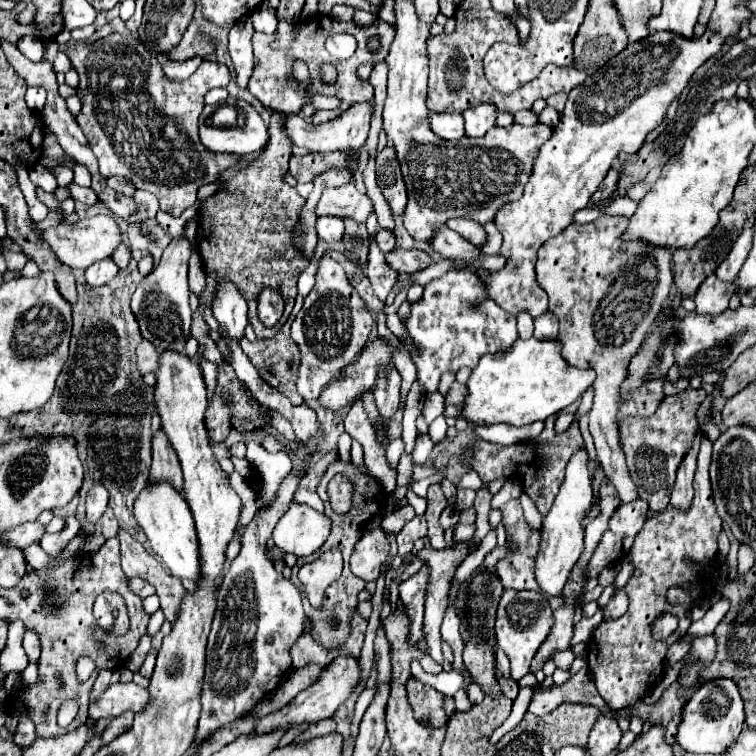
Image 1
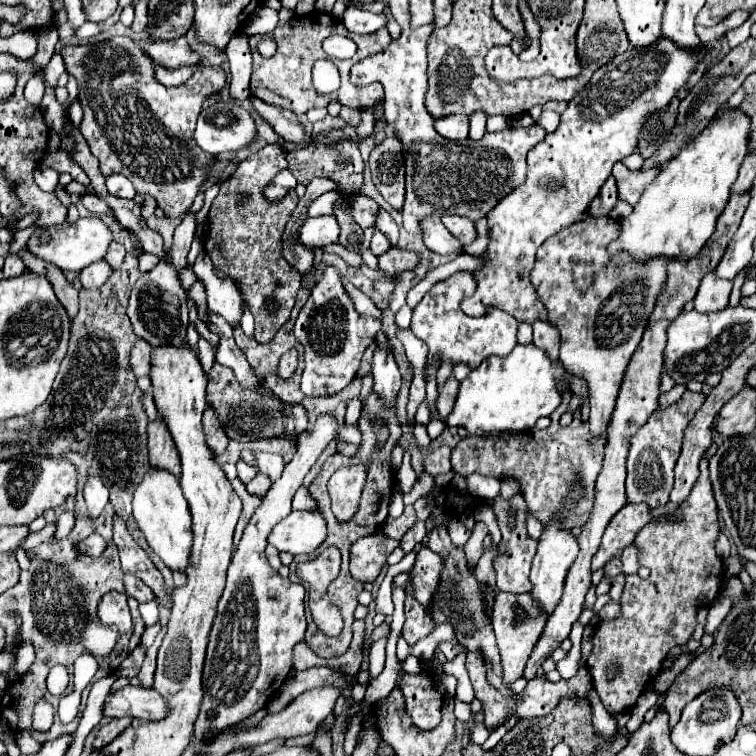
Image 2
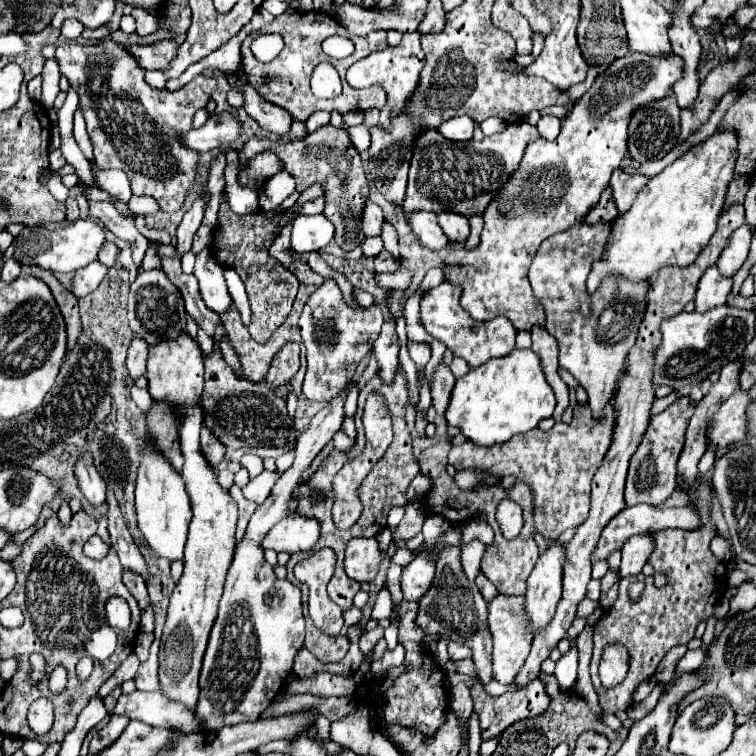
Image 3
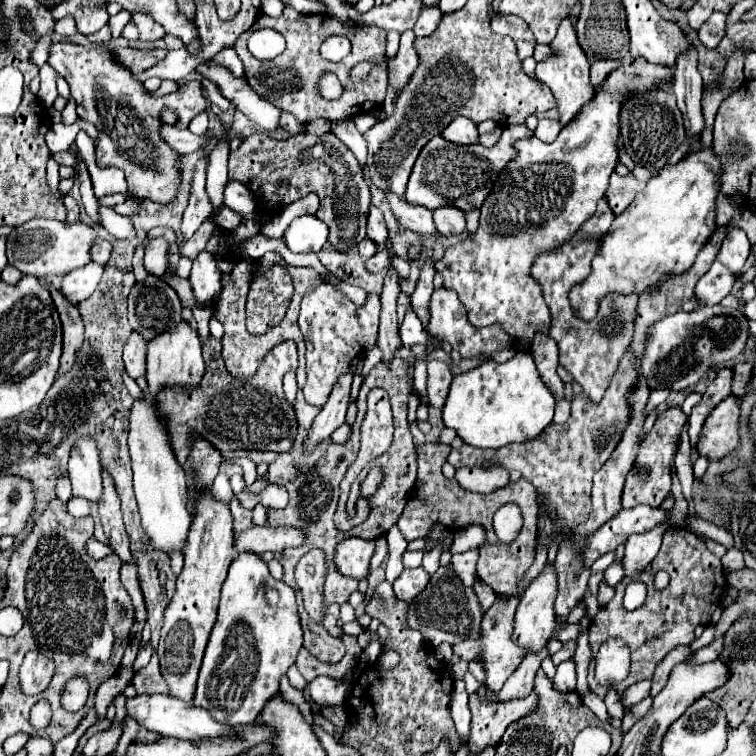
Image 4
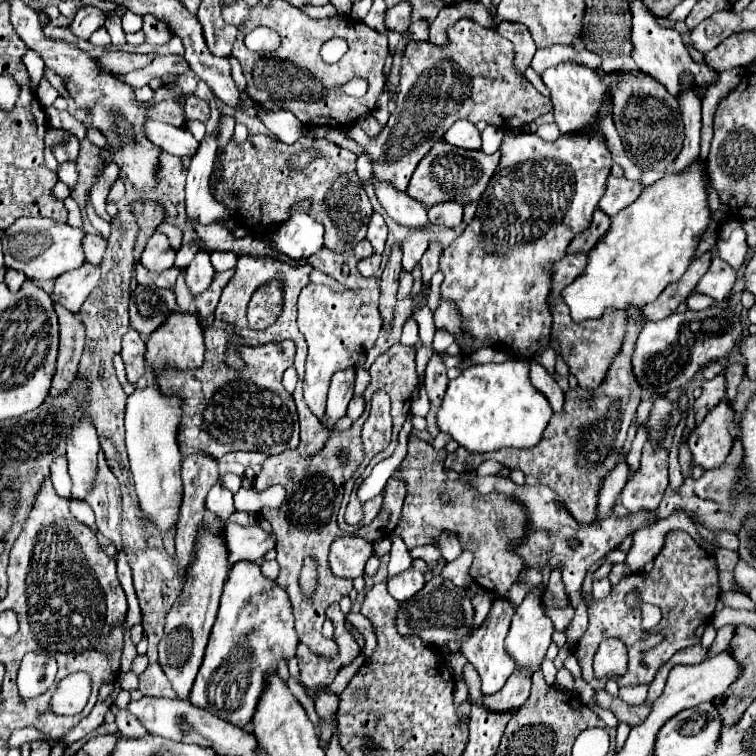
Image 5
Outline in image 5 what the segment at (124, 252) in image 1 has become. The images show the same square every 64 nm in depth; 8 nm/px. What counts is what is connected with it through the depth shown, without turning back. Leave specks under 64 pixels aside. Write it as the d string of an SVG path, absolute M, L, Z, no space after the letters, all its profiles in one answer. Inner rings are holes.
M84 236L82 248L84 248L84 256L90 264L100 264L104 250L106 250L106 240L102 240L100 236Z

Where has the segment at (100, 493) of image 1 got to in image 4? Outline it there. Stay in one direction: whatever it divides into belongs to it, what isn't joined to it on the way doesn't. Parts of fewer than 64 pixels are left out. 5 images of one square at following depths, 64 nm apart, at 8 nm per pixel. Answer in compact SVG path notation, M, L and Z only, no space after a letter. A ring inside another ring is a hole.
M78 438L70 450L68 476L72 480L72 494L96 502L102 492L100 456L94 438Z

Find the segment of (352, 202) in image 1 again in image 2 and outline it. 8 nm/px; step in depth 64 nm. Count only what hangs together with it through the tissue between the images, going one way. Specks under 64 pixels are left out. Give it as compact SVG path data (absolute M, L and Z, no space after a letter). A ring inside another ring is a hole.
M330 190L330 192L322 194L322 196L319 196L310 205L308 215L310 217L333 215L334 200L338 200L338 196L336 196L336 192L334 192L334 190ZM364 194L352 196L352 200L354 200L352 216L360 224L360 228L366 230L370 226L376 226L376 216L380 212L380 206L374 200L370 200L368 196L364 196Z

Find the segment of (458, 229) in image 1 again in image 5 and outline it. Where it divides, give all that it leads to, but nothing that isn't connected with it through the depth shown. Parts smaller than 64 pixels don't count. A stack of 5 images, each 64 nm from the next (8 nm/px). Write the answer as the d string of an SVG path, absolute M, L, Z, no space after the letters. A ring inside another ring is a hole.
M458 202L434 204L428 208L428 220L432 224L444 224L448 228L454 228L462 222L462 204Z

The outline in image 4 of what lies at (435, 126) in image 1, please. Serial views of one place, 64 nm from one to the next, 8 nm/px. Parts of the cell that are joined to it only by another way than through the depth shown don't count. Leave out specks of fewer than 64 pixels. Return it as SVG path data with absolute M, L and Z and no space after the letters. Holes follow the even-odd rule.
M456 118L452 124L448 124L448 128L444 128L442 136L454 144L478 144L478 128L468 118Z

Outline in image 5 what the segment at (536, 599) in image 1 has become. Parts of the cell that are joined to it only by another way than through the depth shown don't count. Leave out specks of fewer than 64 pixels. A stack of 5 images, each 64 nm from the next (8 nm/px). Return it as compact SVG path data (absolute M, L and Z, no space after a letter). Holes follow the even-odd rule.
M496 600L490 608L488 618L484 620L484 624L480 628L476 628L476 632L462 644L460 652L468 658L468 662L476 668L480 680L482 680L482 694L494 694L498 690L502 690L502 686L506 684L508 676L514 672L512 668L512 660L508 660L508 656L504 656L504 636L508 634L508 624L514 616L514 606L506 600Z

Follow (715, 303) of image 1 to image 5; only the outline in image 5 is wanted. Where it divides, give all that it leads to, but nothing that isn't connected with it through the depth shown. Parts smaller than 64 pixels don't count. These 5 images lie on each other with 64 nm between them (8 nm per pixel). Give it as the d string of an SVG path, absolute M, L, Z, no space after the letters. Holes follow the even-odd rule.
M714 254L710 268L702 276L702 280L696 284L696 290L702 294L708 294L716 302L722 302L726 298L726 294L732 290L734 282L736 282L736 272L728 264L724 264L724 260L720 260L720 256Z

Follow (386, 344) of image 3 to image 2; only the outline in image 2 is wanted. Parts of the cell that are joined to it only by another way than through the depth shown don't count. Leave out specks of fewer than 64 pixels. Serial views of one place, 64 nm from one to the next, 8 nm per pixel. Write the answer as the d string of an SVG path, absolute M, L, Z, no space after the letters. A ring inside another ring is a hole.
M376 344L374 360L372 360L372 374L374 374L374 392L378 392L384 400L392 400L400 390L402 378L394 354L384 346Z

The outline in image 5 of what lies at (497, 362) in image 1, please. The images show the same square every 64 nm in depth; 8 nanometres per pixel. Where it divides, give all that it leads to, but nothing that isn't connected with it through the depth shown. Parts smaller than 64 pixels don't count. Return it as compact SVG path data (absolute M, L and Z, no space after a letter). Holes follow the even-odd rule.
M506 360L502 364L478 364L450 380L442 406L436 412L436 426L472 454L500 448L532 448L540 442L550 420L550 404L528 378L528 362Z

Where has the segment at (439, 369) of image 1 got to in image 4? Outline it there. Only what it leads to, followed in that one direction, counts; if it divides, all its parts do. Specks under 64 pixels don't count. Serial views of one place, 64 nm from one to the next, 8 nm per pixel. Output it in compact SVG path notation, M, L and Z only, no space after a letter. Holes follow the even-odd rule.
M438 288L434 290L432 294L432 300L430 300L430 314L432 314L432 320L430 320L430 332L434 336L442 336L446 338L454 350L460 352L462 358L470 358L470 356L490 356L502 348L510 348L512 346L512 338L500 328L500 326L488 326L488 328L472 328L472 324L468 324L466 320L466 312L464 312L464 306L460 304L456 292L448 292L446 288Z

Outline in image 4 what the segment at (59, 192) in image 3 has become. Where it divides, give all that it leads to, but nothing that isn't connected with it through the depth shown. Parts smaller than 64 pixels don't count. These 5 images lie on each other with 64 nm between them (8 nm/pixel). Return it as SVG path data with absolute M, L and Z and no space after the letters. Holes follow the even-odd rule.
M52 157L49 158L47 163L47 180L52 192L60 198L64 197L64 195L58 190L58 184L61 180L59 176L59 165Z

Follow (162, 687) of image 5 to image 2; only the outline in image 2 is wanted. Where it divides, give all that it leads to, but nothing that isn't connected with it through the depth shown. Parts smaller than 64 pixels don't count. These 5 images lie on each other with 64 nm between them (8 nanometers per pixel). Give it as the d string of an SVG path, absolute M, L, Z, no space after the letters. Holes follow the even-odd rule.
M160 630L160 634L156 636L156 642L154 642L154 644L148 648L148 652L146 652L146 658L144 658L144 664L142 664L140 672L138 672L140 686L144 686L144 688L152 688L152 684L154 684L156 652L158 652L158 648L160 648L160 642L162 642L162 638L164 638L164 630Z

